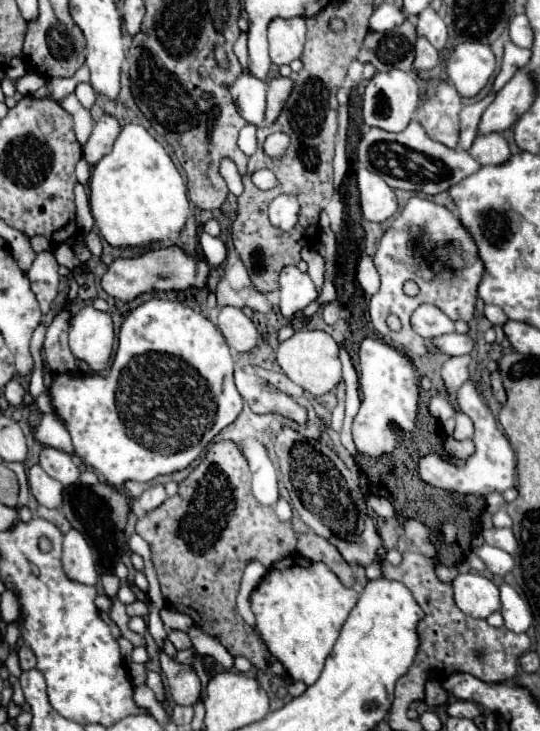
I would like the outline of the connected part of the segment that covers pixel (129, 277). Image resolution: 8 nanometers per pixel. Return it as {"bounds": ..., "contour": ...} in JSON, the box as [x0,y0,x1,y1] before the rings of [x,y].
{"bounds":[101,247,209,301],"contour":[[[179,247],[155,249],[137,259],[117,259],[111,263],[107,273],[101,279],[103,289],[121,301],[131,301],[141,293],[149,293],[155,289],[171,291],[171,289],[187,289],[187,287],[205,287],[209,277],[209,267],[205,259],[183,253]]]}

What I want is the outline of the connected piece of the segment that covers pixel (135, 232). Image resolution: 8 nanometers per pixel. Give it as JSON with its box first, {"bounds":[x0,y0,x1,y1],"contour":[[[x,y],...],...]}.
{"bounds":[89,125,191,247],"contour":[[[125,125],[113,145],[113,151],[105,155],[93,169],[93,177],[89,181],[89,203],[93,219],[103,235],[103,239],[111,247],[147,247],[149,243],[159,243],[173,233],[179,233],[185,227],[191,205],[187,197],[187,185],[179,175],[175,163],[169,153],[159,145],[143,125]]]}

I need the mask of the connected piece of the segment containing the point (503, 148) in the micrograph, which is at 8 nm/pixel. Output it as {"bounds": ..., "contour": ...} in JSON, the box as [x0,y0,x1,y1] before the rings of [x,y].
{"bounds":[469,133,511,165],"contour":[[[477,133],[477,139],[473,141],[469,153],[481,165],[501,165],[511,155],[509,145],[507,145],[507,141],[503,139],[501,133],[489,133],[489,135]]]}

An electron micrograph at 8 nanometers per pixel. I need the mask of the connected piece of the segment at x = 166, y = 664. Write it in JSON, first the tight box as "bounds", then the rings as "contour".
{"bounds":[161,653,201,705],"contour":[[[161,653],[161,669],[167,679],[169,695],[177,705],[195,705],[201,697],[201,681],[191,665],[181,665]]]}

